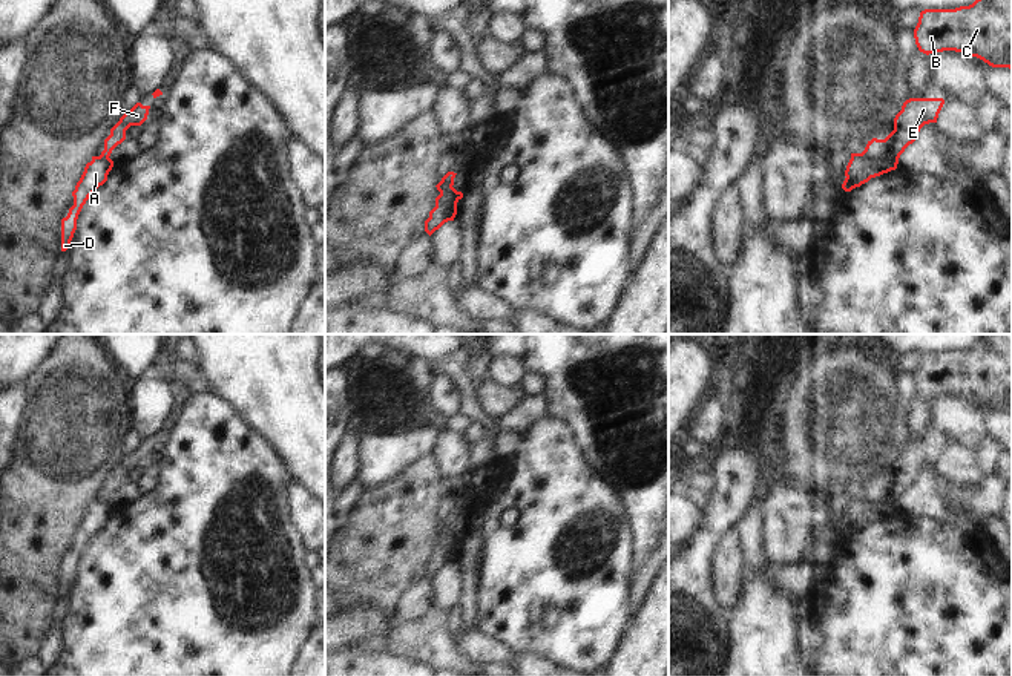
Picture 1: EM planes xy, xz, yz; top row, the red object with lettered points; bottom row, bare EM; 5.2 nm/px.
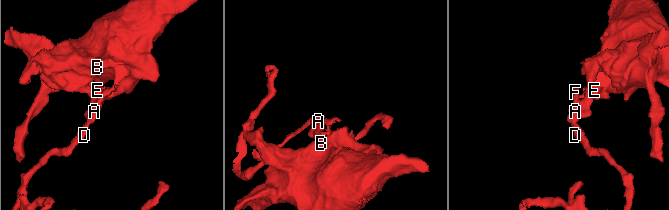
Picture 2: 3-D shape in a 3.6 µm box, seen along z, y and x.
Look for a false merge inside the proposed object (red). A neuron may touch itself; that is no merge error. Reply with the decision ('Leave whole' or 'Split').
Split.

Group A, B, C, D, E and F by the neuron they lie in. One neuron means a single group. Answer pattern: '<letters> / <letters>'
A D / B C E F

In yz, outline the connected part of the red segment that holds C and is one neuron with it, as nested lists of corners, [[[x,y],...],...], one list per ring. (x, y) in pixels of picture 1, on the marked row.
[[[975,0],[955,9],[925,9],[914,29],[920,52],[955,51],[1012,69],[1012,0]]]

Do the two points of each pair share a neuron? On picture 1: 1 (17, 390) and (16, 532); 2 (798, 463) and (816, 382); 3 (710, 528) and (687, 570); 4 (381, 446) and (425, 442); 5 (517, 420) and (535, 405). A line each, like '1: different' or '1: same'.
1: different
2: same
3: same
4: same
5: same

